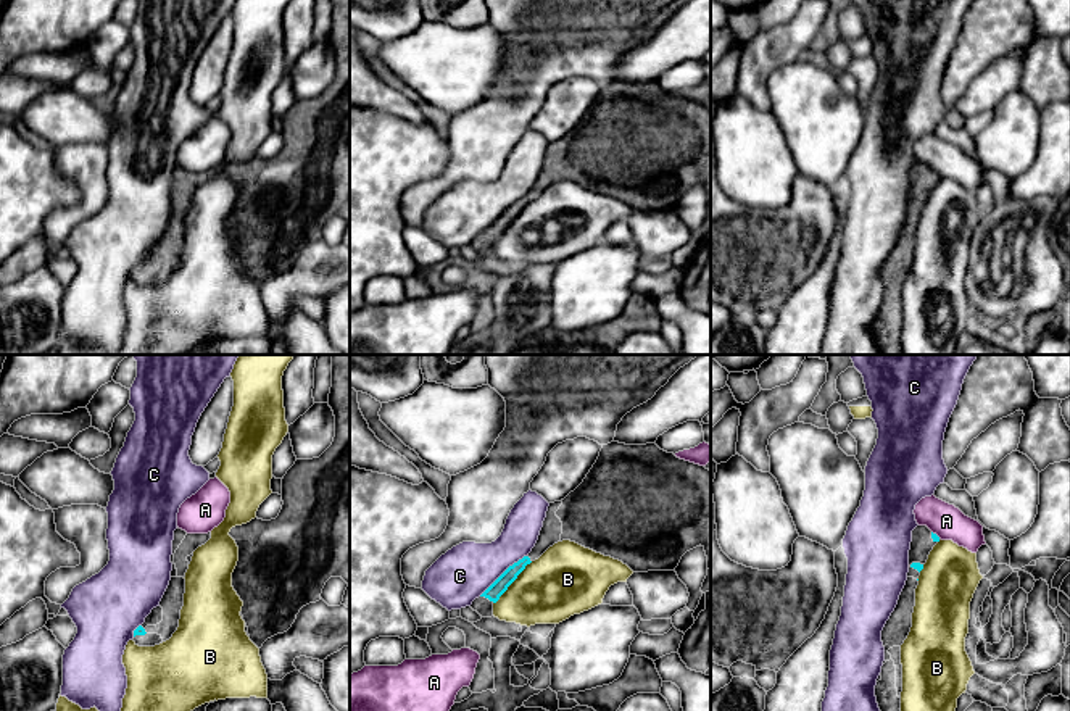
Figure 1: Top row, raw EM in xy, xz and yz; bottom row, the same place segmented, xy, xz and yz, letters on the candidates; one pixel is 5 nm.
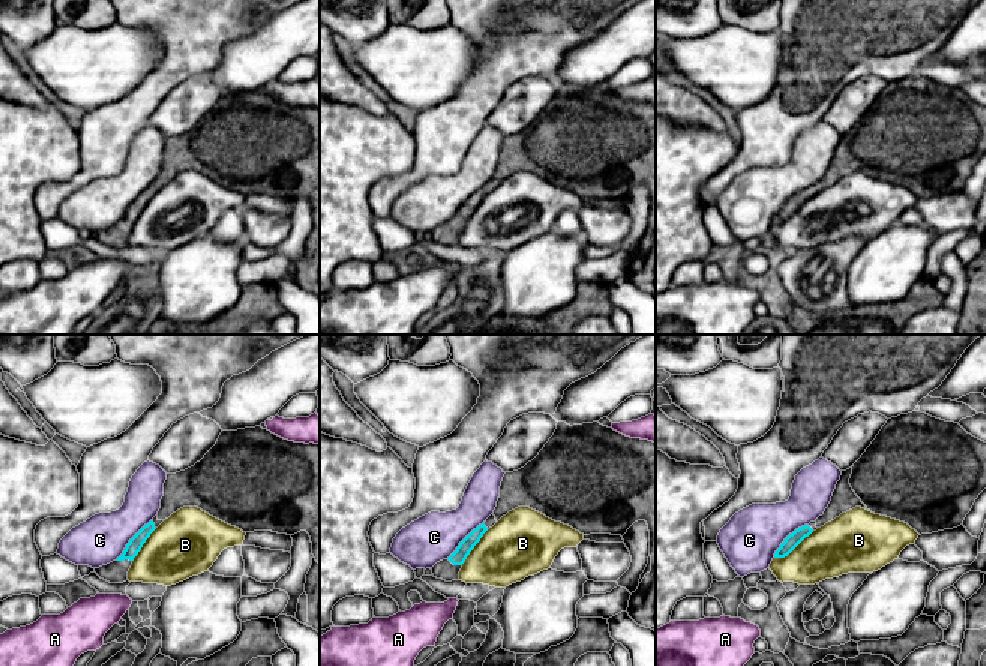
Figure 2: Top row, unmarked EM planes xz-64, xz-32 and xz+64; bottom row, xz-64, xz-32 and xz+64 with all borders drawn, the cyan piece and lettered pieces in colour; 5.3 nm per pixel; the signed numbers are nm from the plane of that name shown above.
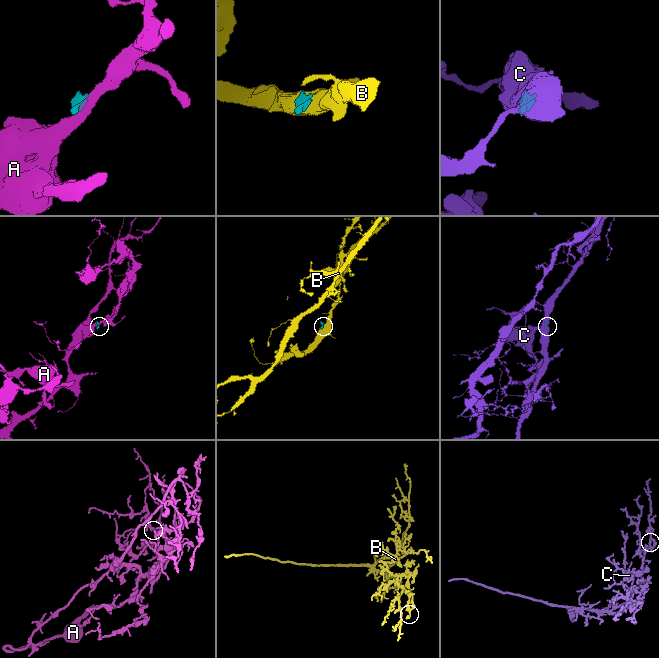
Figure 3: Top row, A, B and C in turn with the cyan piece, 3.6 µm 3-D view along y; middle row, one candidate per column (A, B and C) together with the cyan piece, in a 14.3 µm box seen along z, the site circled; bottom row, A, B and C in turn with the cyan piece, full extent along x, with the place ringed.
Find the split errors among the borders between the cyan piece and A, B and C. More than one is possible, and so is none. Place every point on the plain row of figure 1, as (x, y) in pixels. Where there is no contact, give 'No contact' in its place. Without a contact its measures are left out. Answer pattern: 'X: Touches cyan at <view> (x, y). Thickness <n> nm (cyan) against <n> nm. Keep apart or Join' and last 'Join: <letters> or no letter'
A: Touches cyan at yz (935, 173). Thickness 40 nm (cyan) against 170 nm. Keep apart
B: Touches cyan at xz (513, 220). Thickness 80 nm (cyan) against 340 nm. Keep apart
C: Touches cyan at xz (503, 212). Thickness 80 nm (cyan) against 280 nm. Keep apart
Join: no letter

